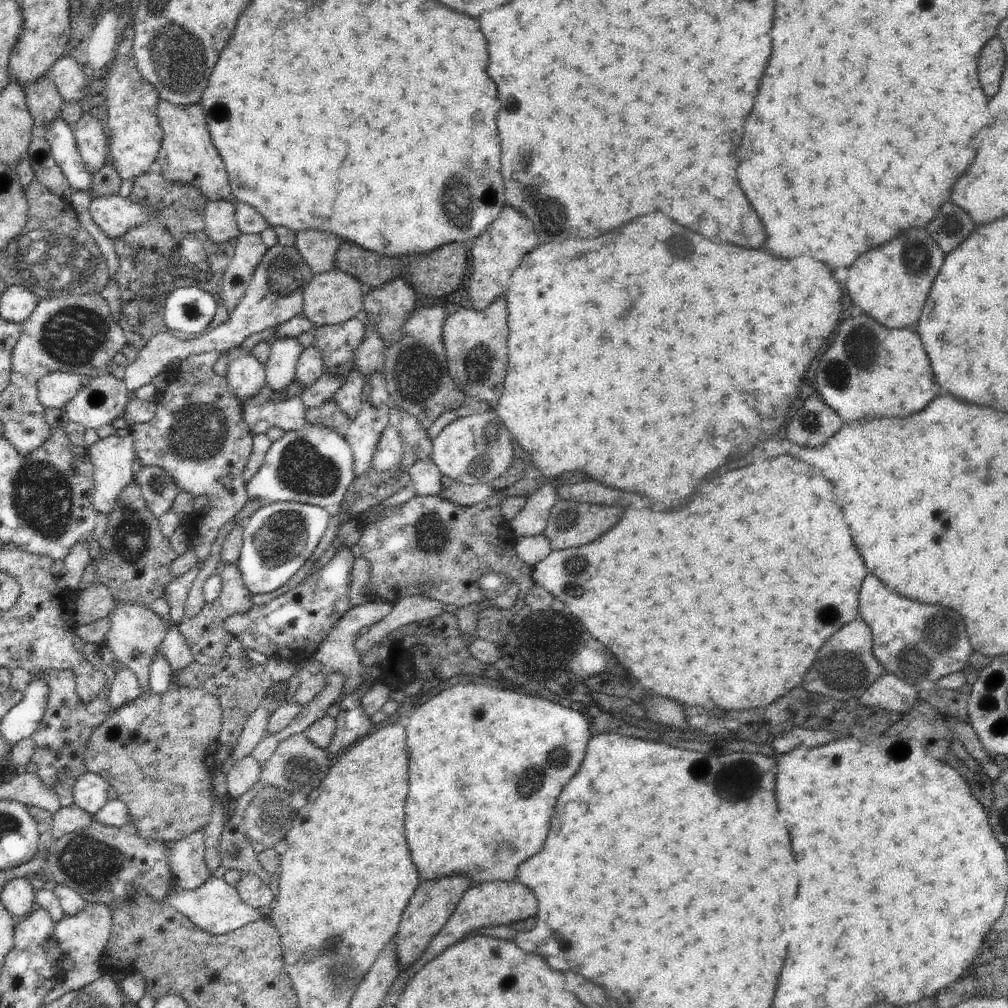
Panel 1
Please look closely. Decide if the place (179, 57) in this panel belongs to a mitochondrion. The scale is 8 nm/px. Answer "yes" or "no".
yes

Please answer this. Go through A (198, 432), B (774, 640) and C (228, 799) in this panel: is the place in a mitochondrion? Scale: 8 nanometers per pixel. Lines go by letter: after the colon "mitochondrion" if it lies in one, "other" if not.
A: mitochondrion
B: other
C: other

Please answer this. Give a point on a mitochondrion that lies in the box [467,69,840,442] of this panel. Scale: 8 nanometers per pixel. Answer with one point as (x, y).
(550, 215)

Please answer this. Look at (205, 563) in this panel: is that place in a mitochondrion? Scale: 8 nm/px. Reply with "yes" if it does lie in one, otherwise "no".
no

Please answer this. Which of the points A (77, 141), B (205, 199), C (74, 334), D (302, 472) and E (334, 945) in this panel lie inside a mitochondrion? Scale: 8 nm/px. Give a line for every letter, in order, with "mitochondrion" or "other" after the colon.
A: other
B: other
C: mitochondrion
D: mitochondrion
E: mitochondrion

